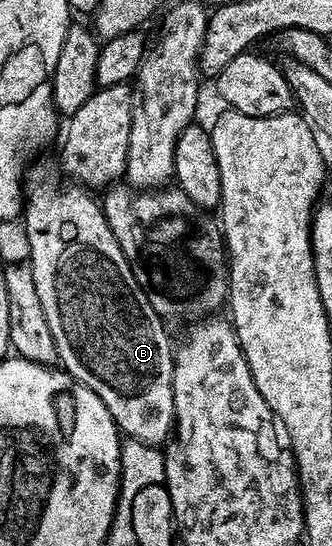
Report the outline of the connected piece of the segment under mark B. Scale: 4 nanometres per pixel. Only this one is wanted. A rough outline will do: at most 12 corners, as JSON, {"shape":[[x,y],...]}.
{"shape":[[39,178],[21,223],[62,369],[120,435],[175,425],[173,342],[103,214]]}

